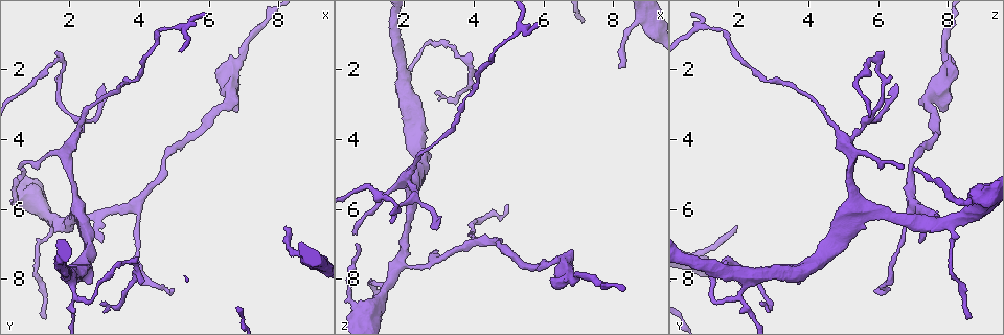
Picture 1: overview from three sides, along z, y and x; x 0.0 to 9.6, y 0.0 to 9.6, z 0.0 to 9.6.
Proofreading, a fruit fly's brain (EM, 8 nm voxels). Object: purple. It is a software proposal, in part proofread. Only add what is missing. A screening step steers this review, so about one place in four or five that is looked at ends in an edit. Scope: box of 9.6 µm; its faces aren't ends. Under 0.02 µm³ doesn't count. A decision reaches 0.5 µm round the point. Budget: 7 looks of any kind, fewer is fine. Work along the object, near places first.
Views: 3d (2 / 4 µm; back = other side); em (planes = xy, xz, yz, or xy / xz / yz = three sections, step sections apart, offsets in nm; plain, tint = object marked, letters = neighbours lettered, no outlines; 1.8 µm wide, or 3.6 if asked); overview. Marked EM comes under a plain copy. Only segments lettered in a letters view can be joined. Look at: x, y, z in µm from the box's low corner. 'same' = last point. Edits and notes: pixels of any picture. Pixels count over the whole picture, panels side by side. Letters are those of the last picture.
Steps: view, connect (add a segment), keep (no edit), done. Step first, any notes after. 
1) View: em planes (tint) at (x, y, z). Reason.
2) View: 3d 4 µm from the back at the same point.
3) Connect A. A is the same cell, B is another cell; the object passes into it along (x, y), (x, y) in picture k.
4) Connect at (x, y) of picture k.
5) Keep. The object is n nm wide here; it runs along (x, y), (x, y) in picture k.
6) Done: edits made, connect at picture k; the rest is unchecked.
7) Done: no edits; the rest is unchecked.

View: 3d 4 µm at (1.85, 1.75, 5.90). Abrupt turn.

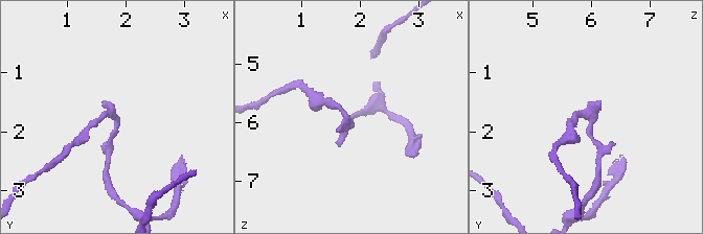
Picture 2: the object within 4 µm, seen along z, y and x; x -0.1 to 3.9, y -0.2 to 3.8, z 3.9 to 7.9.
View: em xz step 8 (tint) at (1.80, 1.75, 5.95). Need the tissue.

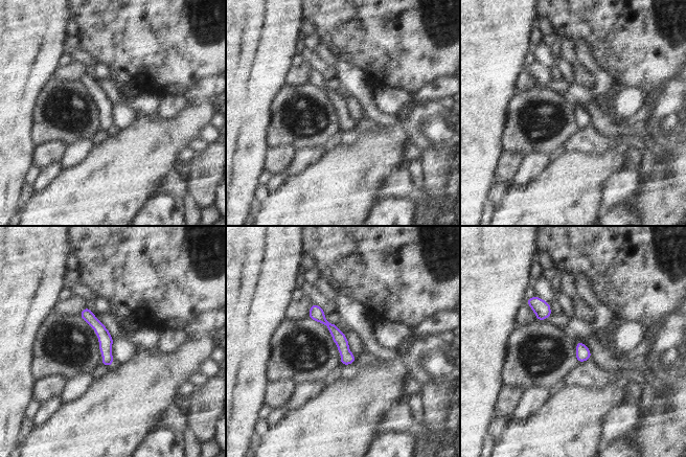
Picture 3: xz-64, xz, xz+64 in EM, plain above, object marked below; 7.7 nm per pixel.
View: em planes (letters) at the same point.

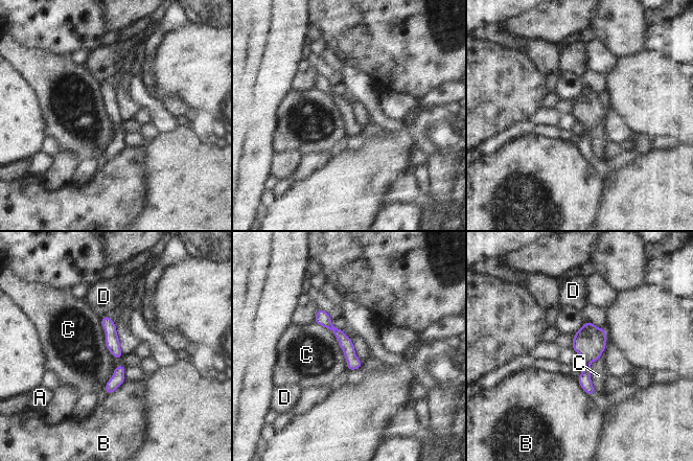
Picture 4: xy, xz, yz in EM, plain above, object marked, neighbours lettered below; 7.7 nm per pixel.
Keep. The object is 100 nm wide here; A, B, C and D are other cells; a border runs along (314, 321), (329, 330) in picture 4; no lettered segment goes on from it.

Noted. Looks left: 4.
View: em planes (letters) at (8.20, 6.50, 1.95). Tapers out.

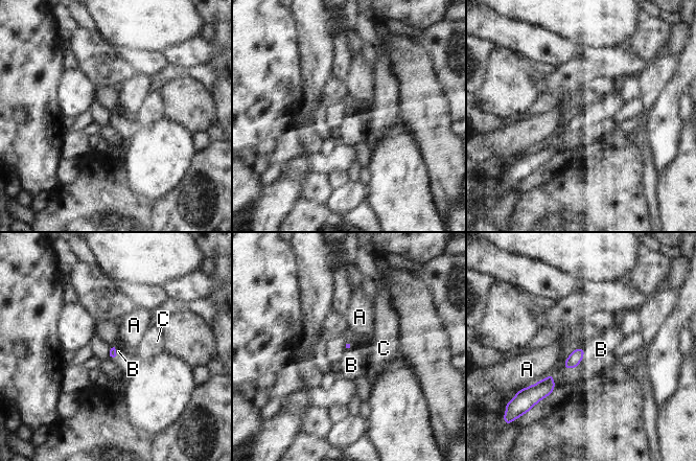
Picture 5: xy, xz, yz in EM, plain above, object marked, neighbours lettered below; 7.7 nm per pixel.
Connect B. B is the same cell, A and C are other cells; the object passes into it along (574, 360), (583, 352), (601, 349) in picture 5; the neuron continues.

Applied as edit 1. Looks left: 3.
Done: edits made, connect at picture 5; the rest is unchecked.

